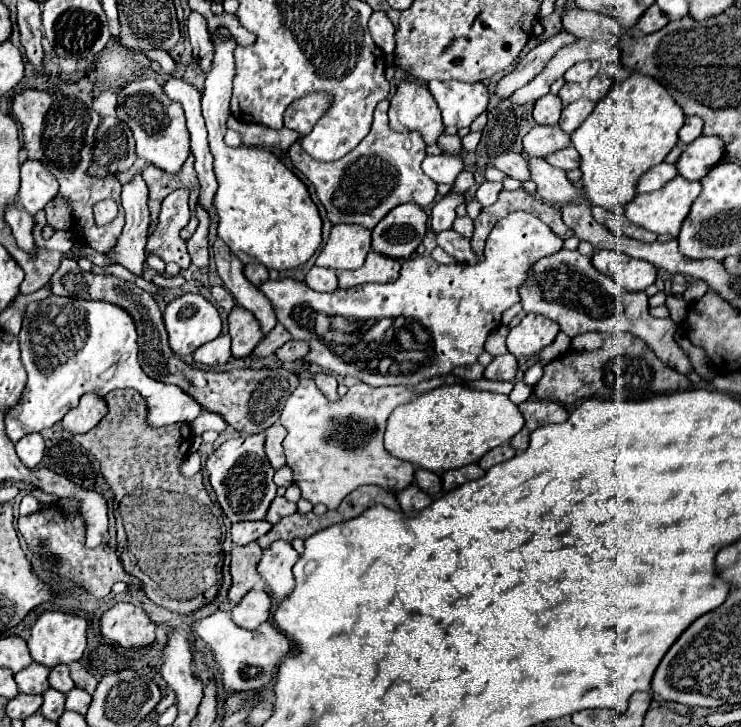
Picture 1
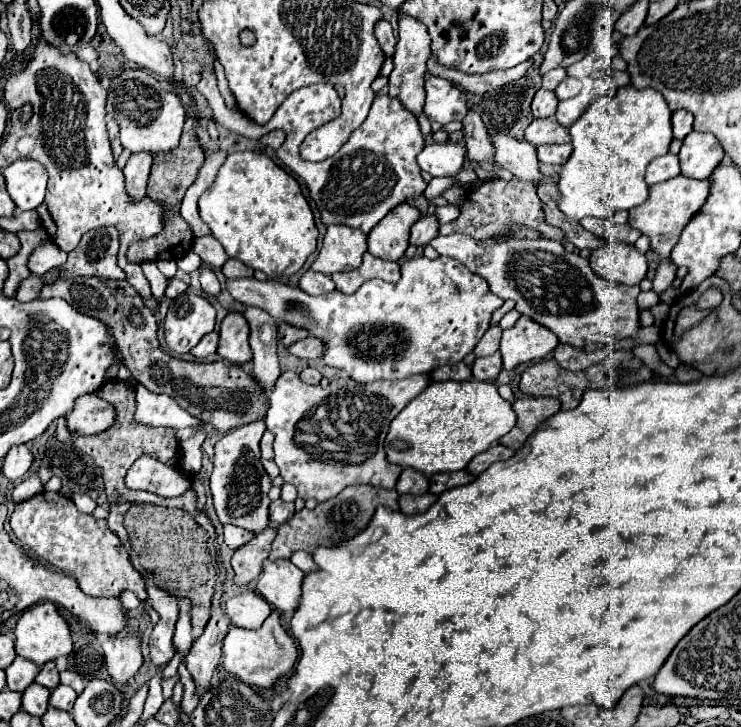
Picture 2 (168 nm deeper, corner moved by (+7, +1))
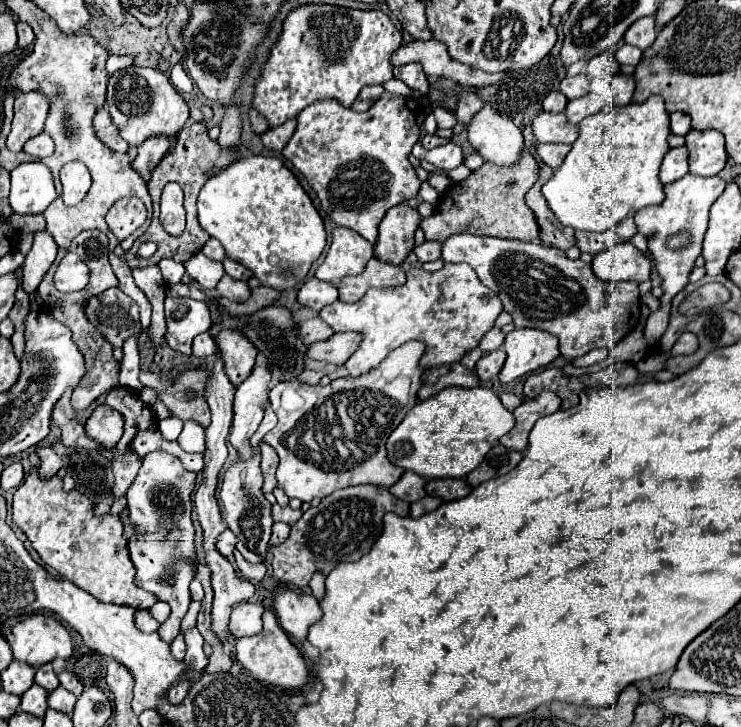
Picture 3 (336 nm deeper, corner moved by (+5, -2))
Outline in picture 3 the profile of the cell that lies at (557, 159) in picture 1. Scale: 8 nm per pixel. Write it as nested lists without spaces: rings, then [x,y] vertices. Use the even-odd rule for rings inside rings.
[[[538,144],[536,152],[544,164],[548,164],[550,168],[558,168],[562,164],[562,160],[566,158],[566,154],[570,152],[570,146],[566,146],[566,144]]]

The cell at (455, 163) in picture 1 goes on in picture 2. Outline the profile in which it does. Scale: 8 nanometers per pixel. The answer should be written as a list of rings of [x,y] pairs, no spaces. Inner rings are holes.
[[[452,141],[446,143],[426,143],[418,155],[418,165],[432,177],[456,175],[464,163],[464,147]]]

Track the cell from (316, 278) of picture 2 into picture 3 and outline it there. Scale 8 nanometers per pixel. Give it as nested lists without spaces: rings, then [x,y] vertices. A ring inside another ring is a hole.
[[[310,278],[302,284],[300,292],[298,292],[298,302],[302,306],[306,306],[308,310],[312,312],[320,312],[324,306],[332,304],[338,300],[338,290],[336,286],[332,284],[326,284],[322,280],[316,280],[316,278]]]

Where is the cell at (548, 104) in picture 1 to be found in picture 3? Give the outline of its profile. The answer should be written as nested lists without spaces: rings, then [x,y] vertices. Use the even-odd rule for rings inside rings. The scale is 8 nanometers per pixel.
[[[550,92],[546,98],[544,98],[544,102],[542,102],[542,106],[544,106],[544,112],[564,112],[564,108],[566,108],[566,104],[568,104],[568,98],[562,94],[562,92]]]

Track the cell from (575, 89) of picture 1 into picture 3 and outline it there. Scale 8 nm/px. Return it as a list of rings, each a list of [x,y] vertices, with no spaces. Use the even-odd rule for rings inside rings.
[[[578,74],[578,76],[566,78],[566,80],[560,84],[560,92],[564,92],[568,100],[574,100],[574,98],[580,98],[580,96],[588,94],[588,86],[590,86],[588,76],[586,76],[586,74]]]

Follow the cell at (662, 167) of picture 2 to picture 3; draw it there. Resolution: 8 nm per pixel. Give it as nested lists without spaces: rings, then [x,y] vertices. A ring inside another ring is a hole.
[[[686,146],[670,148],[660,166],[660,182],[670,184],[688,172],[688,150]]]

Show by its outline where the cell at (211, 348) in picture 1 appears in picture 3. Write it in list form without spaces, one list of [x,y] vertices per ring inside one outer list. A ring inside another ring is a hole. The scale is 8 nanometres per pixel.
[[[202,332],[194,338],[192,354],[196,358],[210,358],[210,356],[214,356],[214,350],[216,350],[216,344],[214,344],[214,340],[210,340],[208,332]]]

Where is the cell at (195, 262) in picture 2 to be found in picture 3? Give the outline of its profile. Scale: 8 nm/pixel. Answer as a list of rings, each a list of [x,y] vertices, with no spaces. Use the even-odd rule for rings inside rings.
[[[198,252],[198,256],[192,256],[184,264],[184,268],[200,284],[202,290],[214,290],[214,286],[218,284],[218,280],[224,276],[222,262],[210,260],[202,252]]]

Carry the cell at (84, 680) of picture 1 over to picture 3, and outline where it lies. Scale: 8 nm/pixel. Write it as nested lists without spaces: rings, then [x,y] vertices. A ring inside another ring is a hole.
[[[62,672],[62,674],[58,674],[58,678],[60,678],[60,684],[62,684],[68,692],[72,692],[74,696],[80,696],[80,694],[82,694],[82,684],[78,682],[78,678],[76,678],[72,672]]]

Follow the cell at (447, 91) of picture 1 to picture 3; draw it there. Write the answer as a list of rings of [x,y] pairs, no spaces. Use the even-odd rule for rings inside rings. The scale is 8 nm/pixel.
[[[436,106],[434,116],[436,116],[436,122],[438,122],[438,128],[454,128],[456,126],[456,116],[446,106]]]

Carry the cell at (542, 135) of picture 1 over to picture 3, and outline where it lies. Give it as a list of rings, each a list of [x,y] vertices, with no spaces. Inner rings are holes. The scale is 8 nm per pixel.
[[[542,112],[538,118],[534,118],[532,130],[538,142],[572,144],[578,138],[578,126],[570,124],[564,114]]]

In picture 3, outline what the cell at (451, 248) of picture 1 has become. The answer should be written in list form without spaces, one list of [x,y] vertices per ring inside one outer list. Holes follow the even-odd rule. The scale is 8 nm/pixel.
[[[454,234],[442,244],[444,262],[466,262],[474,268],[480,282],[490,288],[514,320],[516,328],[538,328],[546,330],[560,340],[560,354],[566,360],[574,360],[584,356],[594,348],[610,350],[616,342],[620,342],[626,332],[634,328],[632,310],[636,306],[636,324],[640,320],[640,290],[638,282],[606,282],[594,276],[590,264],[582,260],[570,260],[562,250],[546,248],[540,242],[522,242],[522,240],[502,240],[492,236],[474,236],[474,234]]]

